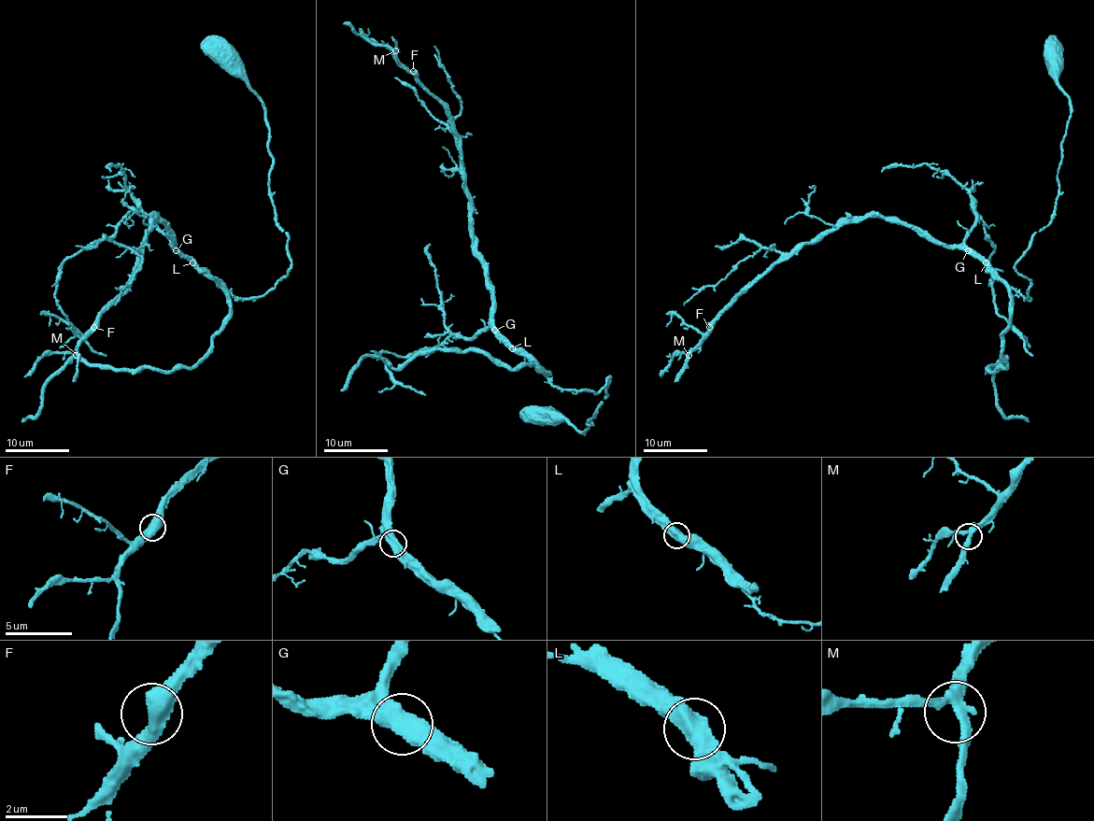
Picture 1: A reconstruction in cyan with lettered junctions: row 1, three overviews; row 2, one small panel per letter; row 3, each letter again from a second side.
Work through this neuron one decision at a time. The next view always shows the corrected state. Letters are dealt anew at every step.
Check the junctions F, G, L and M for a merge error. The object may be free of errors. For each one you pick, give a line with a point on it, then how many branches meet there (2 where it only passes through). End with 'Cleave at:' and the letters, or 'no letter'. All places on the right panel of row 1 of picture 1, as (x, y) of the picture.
Cleave at: no letter

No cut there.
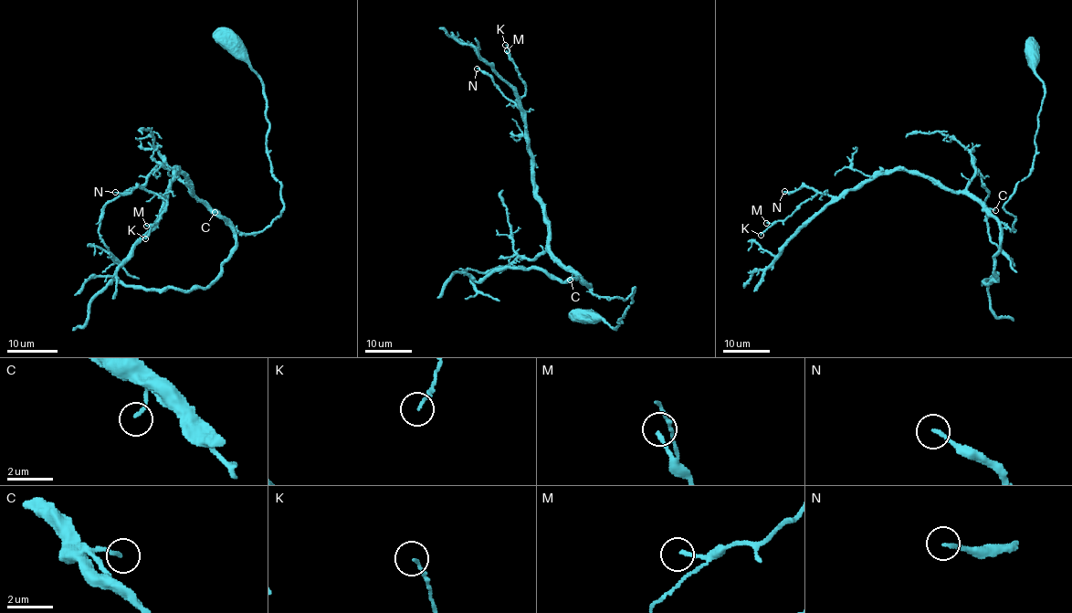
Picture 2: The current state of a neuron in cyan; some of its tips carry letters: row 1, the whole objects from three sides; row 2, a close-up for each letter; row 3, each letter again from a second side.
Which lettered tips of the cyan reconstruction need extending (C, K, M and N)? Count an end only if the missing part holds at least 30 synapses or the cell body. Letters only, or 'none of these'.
none of these

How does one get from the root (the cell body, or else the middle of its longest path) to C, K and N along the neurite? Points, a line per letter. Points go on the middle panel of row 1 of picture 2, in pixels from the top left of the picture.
C: (583, 311), (596, 313), (614, 329), (633, 301), (635, 288), (625, 299), (598, 297), (573, 273), (570, 280)
K: (583, 311), (614, 329), (635, 288), (625, 299), (598, 297), (551, 252), (516, 102), (525, 82), (505, 45)
N: (583, 311), (614, 329), (635, 288), (625, 299), (598, 297), (551, 252), (523, 111), (477, 68)

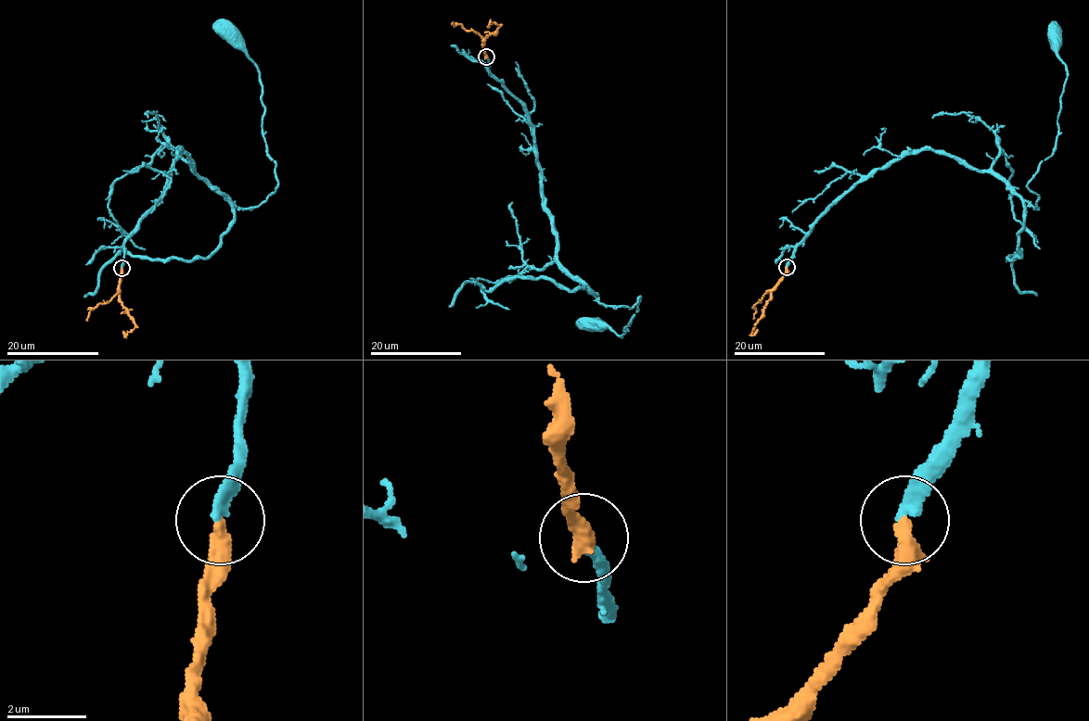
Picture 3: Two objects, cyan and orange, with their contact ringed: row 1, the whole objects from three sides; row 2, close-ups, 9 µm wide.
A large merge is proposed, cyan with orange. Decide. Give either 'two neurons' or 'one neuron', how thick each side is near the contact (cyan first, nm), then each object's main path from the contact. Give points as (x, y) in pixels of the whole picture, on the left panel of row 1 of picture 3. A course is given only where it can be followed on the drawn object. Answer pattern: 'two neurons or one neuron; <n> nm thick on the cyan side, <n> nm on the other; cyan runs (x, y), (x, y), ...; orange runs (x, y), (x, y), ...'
one neuron; 300 nm thick on the cyan side, 420 nm on the other; cyan runs (121, 268), (124, 242), (158, 204), (178, 149), (238, 208), (258, 207), (276, 187), (258, 68), (227, 31); orange runs (121, 268), (120, 299), (134, 326), (125, 335), (123, 331)

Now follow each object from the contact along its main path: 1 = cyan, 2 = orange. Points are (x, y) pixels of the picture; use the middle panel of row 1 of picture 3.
1: (486, 56), (531, 127), (556, 259), (601, 303), (631, 308), (640, 297), (621, 336), (590, 320)
2: (486, 56), (484, 41), (499, 25), (491, 23), (487, 27)

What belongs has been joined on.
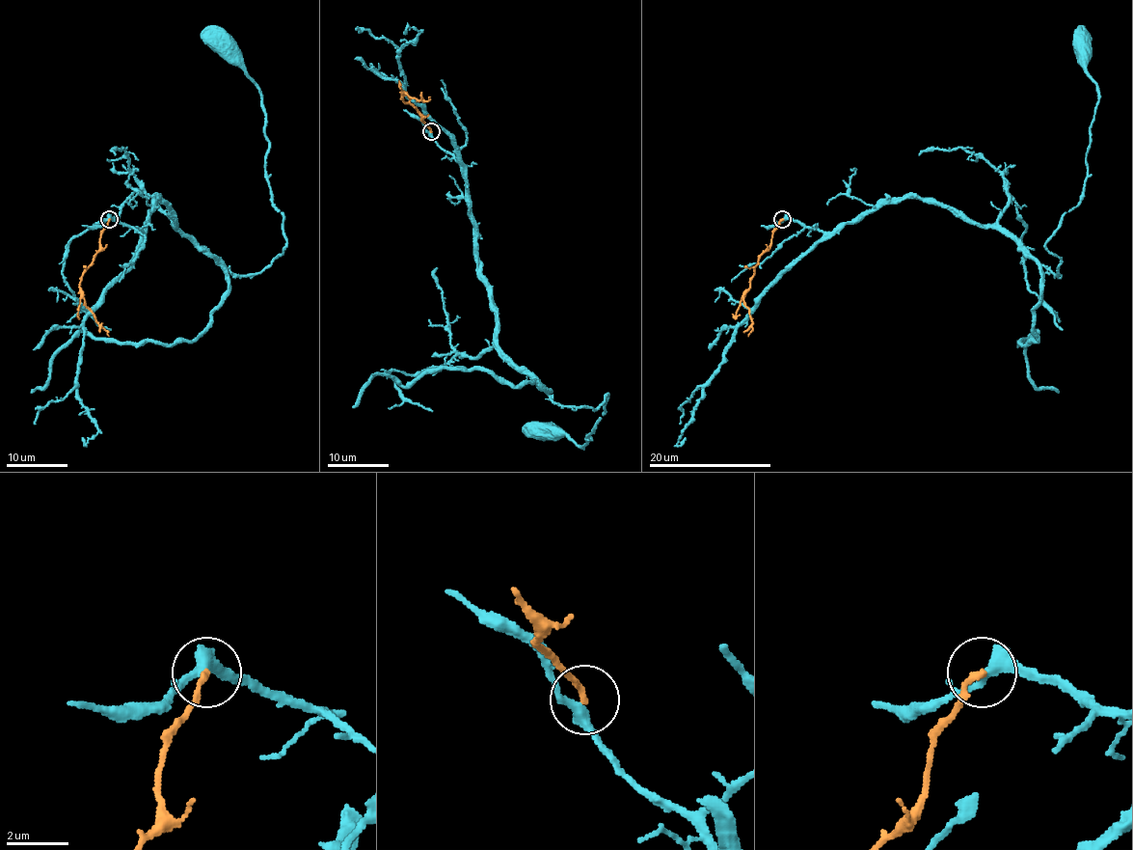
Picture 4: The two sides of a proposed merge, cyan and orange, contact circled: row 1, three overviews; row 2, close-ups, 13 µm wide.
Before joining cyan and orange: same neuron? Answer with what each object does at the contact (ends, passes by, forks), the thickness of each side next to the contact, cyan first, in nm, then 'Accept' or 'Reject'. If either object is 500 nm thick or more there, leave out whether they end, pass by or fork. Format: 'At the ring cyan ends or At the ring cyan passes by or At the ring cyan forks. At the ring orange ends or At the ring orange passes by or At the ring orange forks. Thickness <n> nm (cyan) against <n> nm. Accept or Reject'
At the ring cyan passes by. At the ring orange ends. Thickness 360 nm (cyan) against 190 nm. Reject

